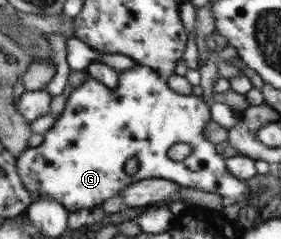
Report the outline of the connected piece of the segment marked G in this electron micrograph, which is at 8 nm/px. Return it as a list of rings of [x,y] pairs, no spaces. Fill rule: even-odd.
[[[135,63],[135,65],[134,68],[120,73],[121,83],[116,90],[111,89],[111,87],[105,85],[102,81],[90,76],[86,83],[70,94],[67,109],[62,113],[61,117],[58,118],[54,126],[44,135],[46,138],[43,143],[40,146],[29,148],[18,158],[19,171],[22,174],[23,181],[26,182],[27,189],[29,189],[33,195],[33,202],[39,202],[39,200],[51,196],[51,198],[55,198],[55,200],[59,200],[59,202],[65,205],[71,213],[73,213],[73,211],[81,211],[81,209],[91,210],[94,207],[101,206],[109,199],[122,196],[123,193],[126,192],[126,189],[130,188],[130,185],[133,185],[135,182],[141,180],[163,179],[174,181],[179,186],[191,192],[193,189],[198,189],[203,191],[203,193],[217,193],[217,195],[221,195],[226,201],[240,203],[242,205],[248,204],[245,202],[245,200],[249,200],[249,186],[247,186],[246,180],[240,180],[231,172],[227,173],[225,161],[219,157],[215,145],[213,145],[213,142],[209,143],[207,137],[203,137],[203,129],[206,129],[206,125],[209,124],[207,121],[212,119],[212,115],[209,115],[209,107],[203,103],[201,96],[175,93],[174,90],[170,88],[169,83],[167,83],[163,77],[160,77],[159,73],[155,72],[154,69],[147,66],[141,66],[139,63]],[[181,141],[191,146],[191,153],[183,159],[183,161],[173,161],[173,159],[167,157],[167,149]],[[133,157],[137,157],[138,170],[134,175],[129,175],[129,173],[127,173],[127,163],[129,163]]]

